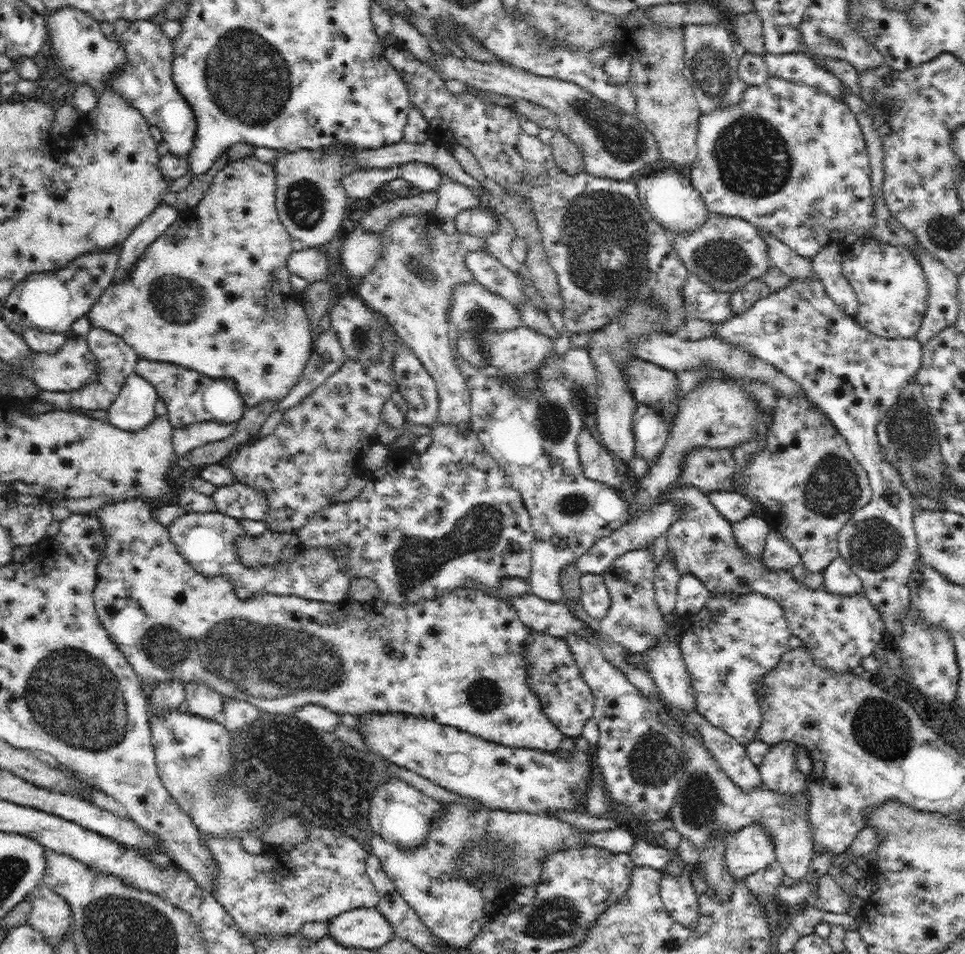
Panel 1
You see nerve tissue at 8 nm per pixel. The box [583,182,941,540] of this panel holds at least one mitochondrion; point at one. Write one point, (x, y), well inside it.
(831, 489)

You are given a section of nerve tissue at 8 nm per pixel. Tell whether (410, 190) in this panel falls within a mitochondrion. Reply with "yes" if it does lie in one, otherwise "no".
no

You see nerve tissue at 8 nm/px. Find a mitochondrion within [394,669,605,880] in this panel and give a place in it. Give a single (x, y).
(484, 695)

